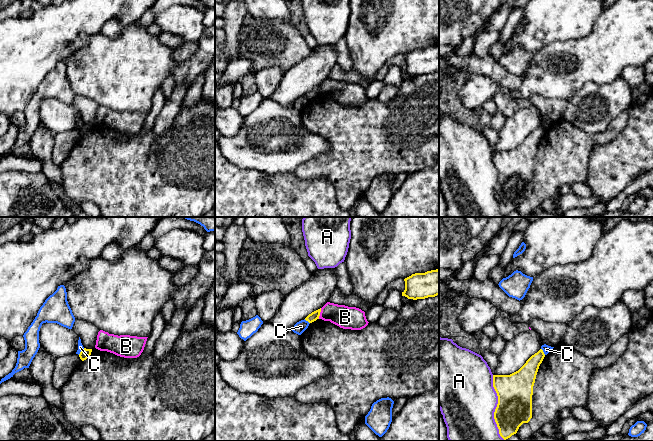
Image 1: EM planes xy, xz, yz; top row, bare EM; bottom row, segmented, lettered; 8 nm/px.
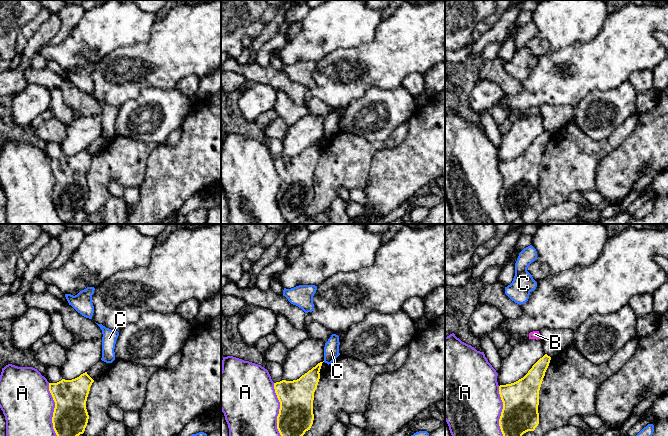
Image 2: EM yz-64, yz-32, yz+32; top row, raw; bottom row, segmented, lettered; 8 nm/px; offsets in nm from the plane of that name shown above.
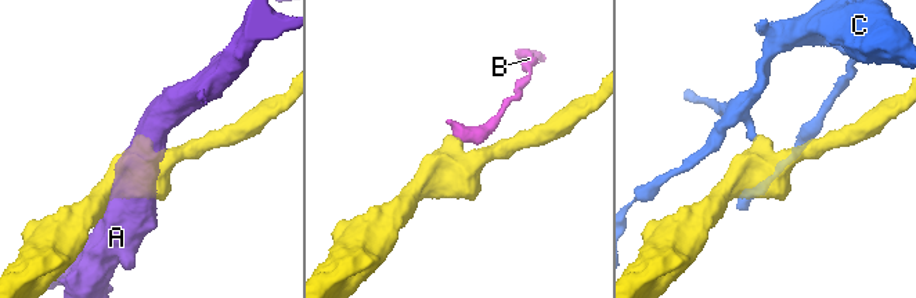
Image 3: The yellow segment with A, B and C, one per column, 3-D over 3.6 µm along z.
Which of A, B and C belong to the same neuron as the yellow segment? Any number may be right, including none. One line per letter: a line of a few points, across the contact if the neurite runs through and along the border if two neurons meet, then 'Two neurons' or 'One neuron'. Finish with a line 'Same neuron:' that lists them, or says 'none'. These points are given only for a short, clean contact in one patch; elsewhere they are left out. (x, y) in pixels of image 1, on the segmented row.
A: Two neurons
B: Line: xz (321, 308), (318, 318). Two neurons
C: Line: xy (84, 348), (78, 354). Two neurons
Same neuron: none

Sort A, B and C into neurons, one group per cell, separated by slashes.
A / B / C

